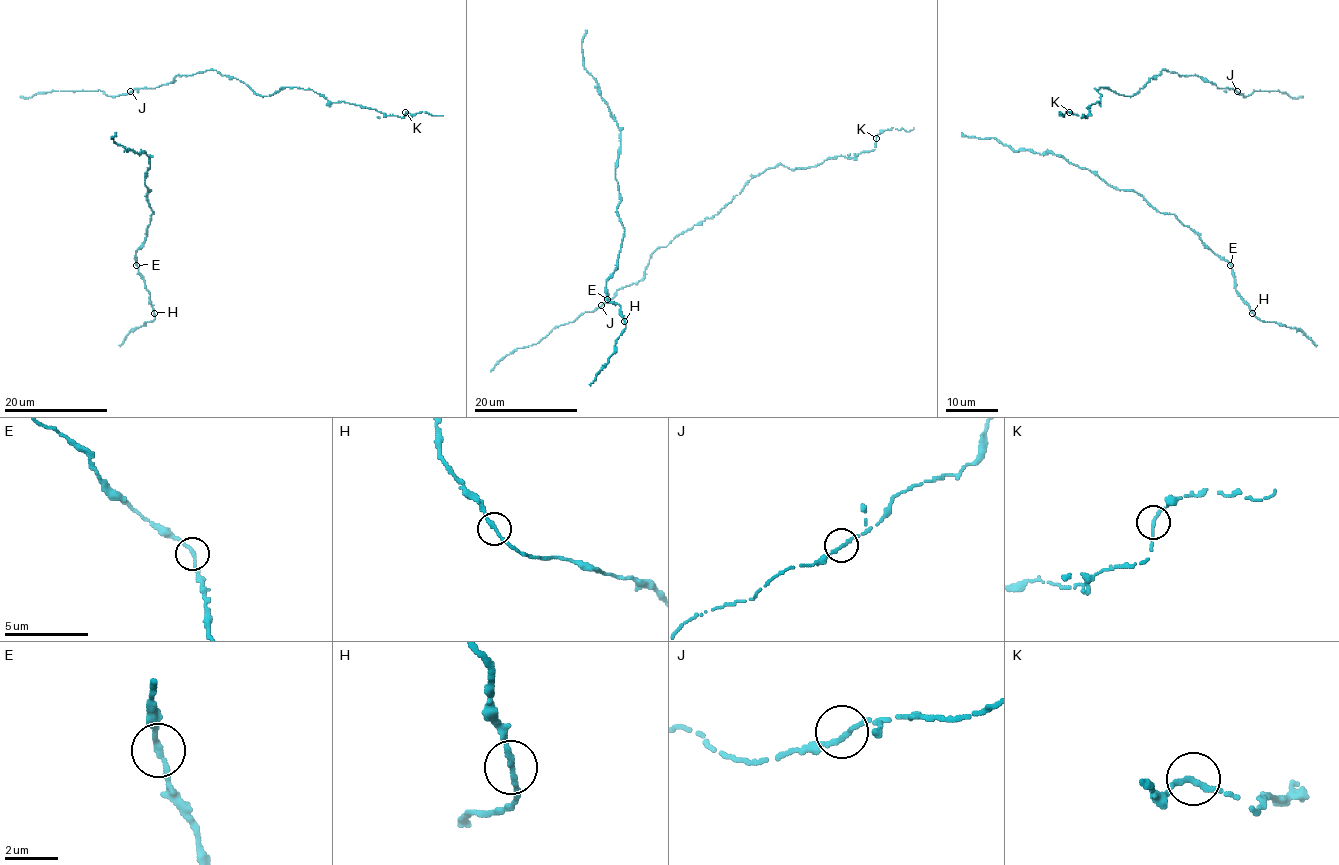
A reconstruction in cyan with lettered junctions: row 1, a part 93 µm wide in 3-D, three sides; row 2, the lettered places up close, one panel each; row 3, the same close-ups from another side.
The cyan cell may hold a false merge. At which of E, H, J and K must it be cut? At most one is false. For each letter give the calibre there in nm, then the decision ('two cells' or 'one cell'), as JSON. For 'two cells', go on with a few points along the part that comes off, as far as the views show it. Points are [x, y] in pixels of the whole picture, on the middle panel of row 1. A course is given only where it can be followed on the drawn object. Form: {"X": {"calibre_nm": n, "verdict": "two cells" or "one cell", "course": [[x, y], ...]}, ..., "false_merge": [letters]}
{"E": {"calibre_nm": 200, "verdict": "one cell"}, "H": {"calibre_nm": 240, "verdict": "one cell"}, "J": {"calibre_nm": 200, "verdict": "one cell"}, "K": {"calibre_nm": 200, "verdict": "one cell"}, "false_merge": []}

